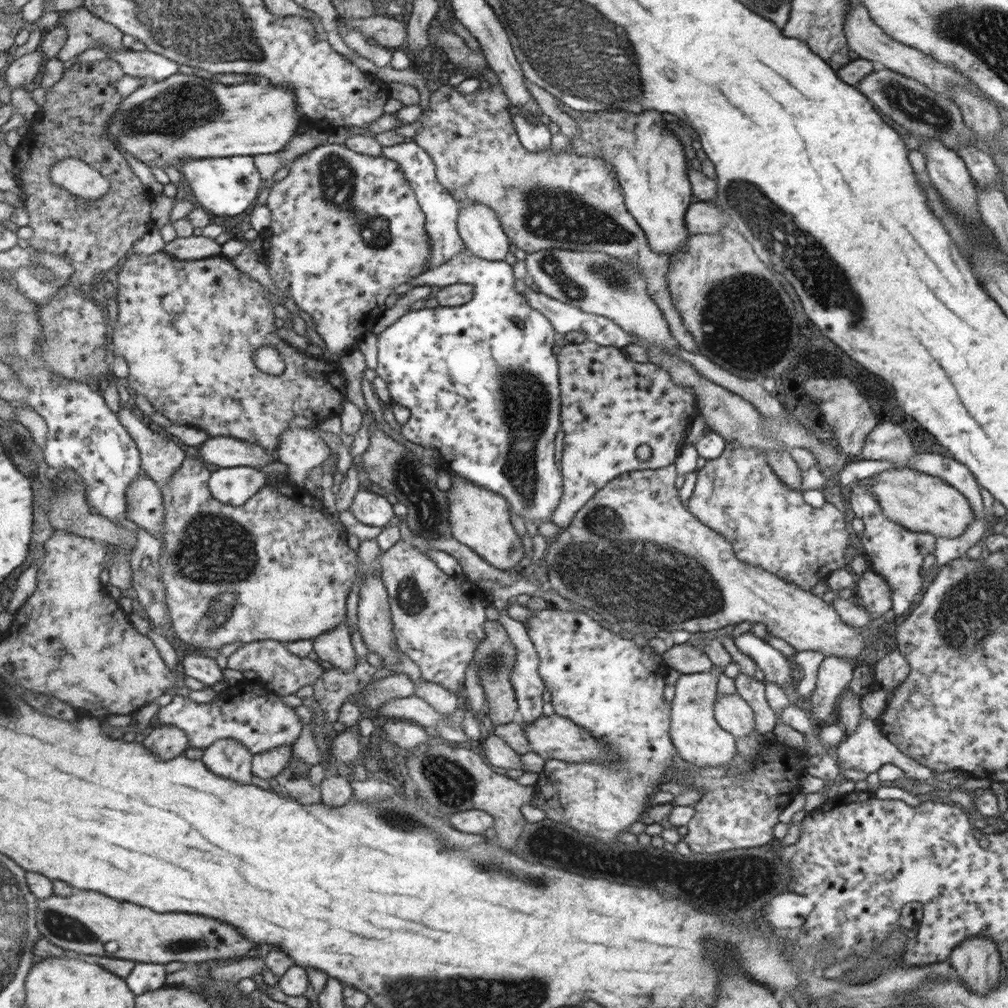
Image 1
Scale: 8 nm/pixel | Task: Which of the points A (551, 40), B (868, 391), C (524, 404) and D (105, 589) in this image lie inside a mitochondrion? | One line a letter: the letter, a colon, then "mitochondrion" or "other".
A: mitochondrion
B: other
C: mitochondrion
D: other

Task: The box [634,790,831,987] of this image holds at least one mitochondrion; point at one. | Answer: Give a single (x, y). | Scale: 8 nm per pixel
(753, 878)

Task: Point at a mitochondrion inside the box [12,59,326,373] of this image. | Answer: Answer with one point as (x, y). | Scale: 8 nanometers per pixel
(187, 106)

